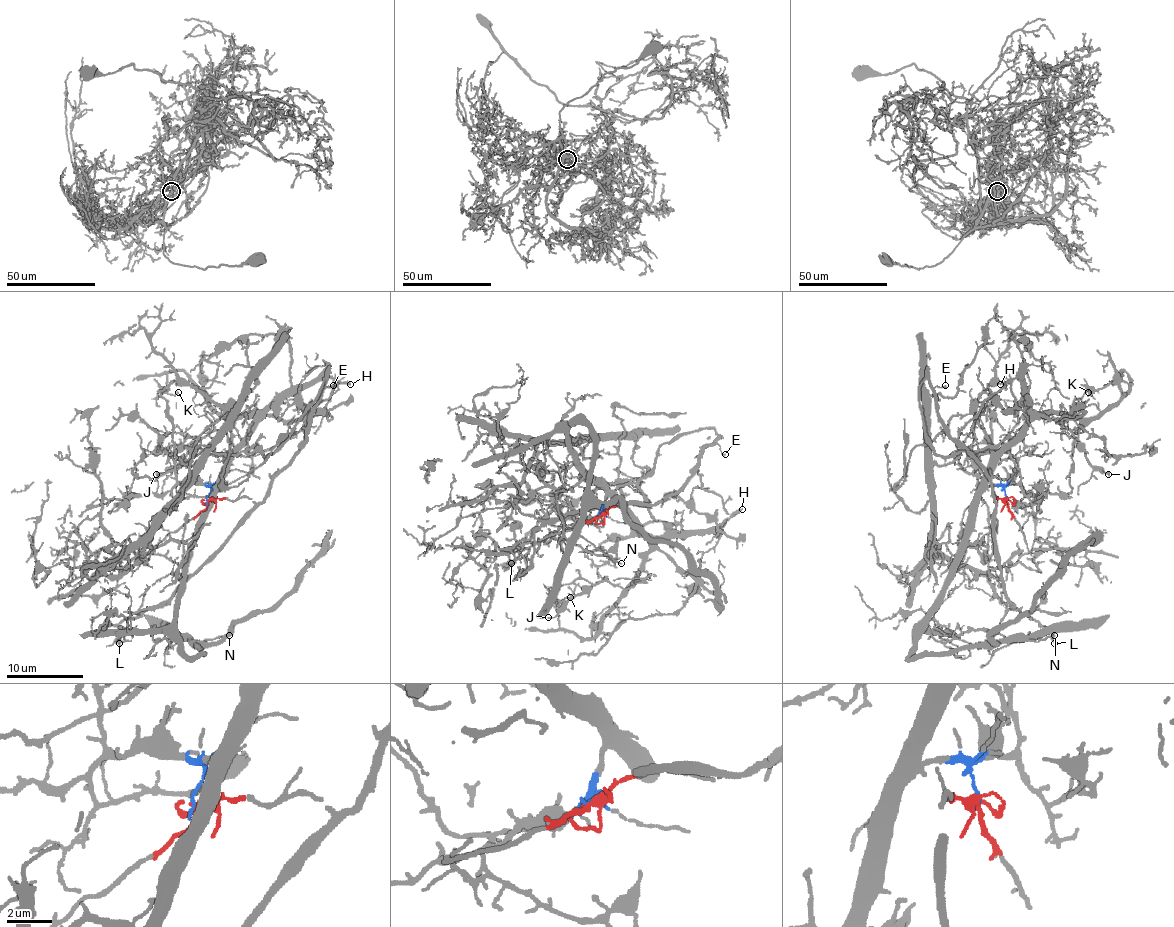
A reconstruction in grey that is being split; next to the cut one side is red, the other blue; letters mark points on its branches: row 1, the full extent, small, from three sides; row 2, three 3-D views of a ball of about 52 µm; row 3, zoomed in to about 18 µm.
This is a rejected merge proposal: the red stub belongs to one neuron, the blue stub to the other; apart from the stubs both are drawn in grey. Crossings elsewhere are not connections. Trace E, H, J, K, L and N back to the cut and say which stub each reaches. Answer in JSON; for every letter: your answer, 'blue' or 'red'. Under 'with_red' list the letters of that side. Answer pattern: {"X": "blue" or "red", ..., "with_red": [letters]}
{"E": "red", "H": "blue", "J": "blue", "K": "blue", "L": "red", "N": "blue", "with_red": ["E", "L"]}

